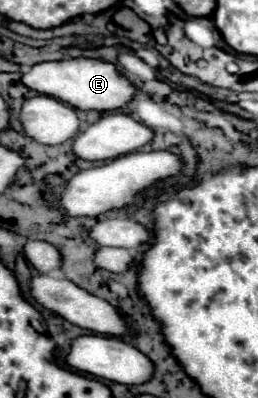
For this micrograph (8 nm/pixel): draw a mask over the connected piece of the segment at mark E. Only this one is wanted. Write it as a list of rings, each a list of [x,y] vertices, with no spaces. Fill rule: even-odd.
[[[67,59],[67,61],[39,63],[21,75],[21,83],[27,89],[37,91],[41,95],[57,97],[59,101],[75,109],[97,109],[97,111],[115,111],[127,105],[135,93],[133,85],[117,73],[115,65],[95,59]]]

